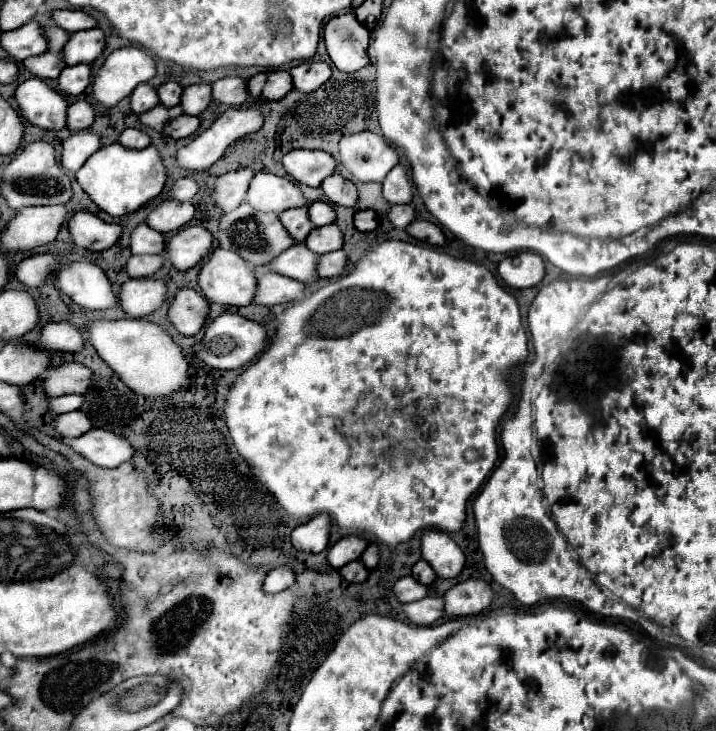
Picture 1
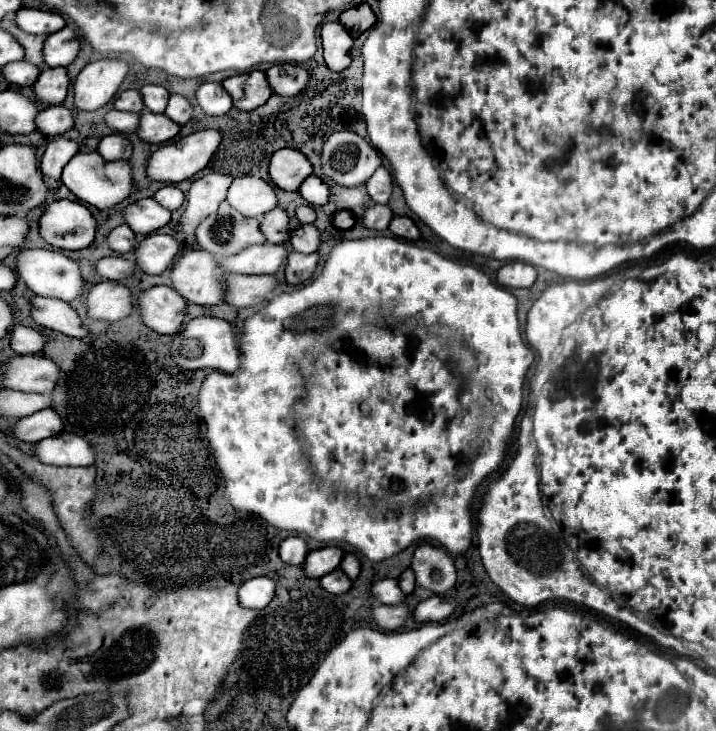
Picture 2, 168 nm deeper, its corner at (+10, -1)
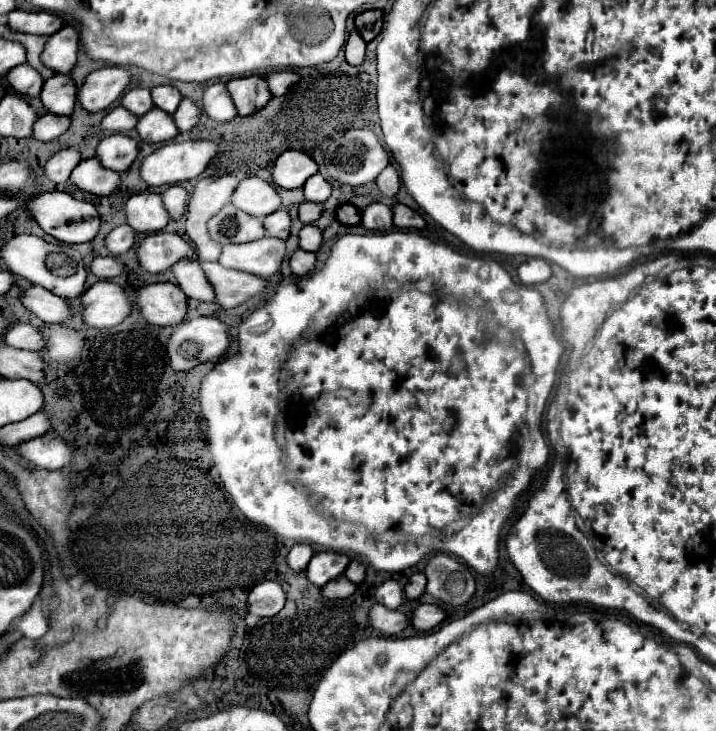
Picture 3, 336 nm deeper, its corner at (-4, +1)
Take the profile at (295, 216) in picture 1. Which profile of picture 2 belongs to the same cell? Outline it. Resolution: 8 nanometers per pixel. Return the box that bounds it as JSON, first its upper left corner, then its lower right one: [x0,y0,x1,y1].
[261,207,289,243]

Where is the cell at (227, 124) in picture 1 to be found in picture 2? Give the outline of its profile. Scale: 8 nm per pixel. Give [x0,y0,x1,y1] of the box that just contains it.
[147,129,221,183]

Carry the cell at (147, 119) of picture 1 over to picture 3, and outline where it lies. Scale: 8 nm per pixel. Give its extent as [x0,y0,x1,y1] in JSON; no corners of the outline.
[101,105,137,133]

